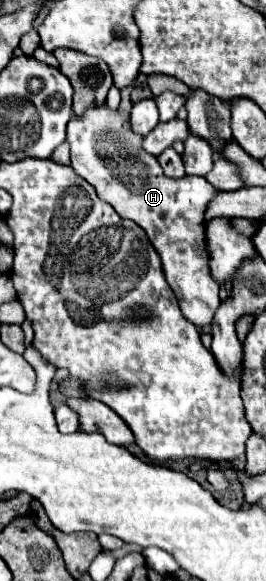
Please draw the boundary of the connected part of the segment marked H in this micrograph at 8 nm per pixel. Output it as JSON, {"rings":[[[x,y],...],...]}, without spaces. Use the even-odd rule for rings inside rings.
{"rings":[[[104,104],[104,106],[92,106],[92,108],[88,108],[88,110],[86,110],[86,112],[82,114],[82,116],[72,116],[72,118],[70,118],[70,122],[68,122],[68,138],[66,138],[66,140],[68,140],[68,144],[70,144],[70,160],[72,160],[72,168],[76,170],[76,174],[78,174],[80,178],[84,178],[84,180],[86,180],[88,184],[92,184],[92,186],[94,186],[94,190],[96,190],[96,194],[98,194],[98,198],[100,198],[100,200],[104,200],[106,204],[110,204],[110,206],[112,206],[112,208],[114,208],[114,210],[118,212],[118,216],[120,216],[120,218],[128,218],[128,220],[132,220],[132,222],[136,222],[136,224],[138,224],[138,226],[140,226],[140,228],[142,228],[142,230],[144,230],[144,232],[148,234],[148,238],[150,238],[150,242],[152,242],[152,246],[156,248],[156,252],[158,252],[158,254],[160,254],[160,258],[162,258],[162,268],[164,268],[164,274],[166,274],[166,282],[168,282],[168,284],[170,284],[170,288],[174,290],[174,294],[176,294],[176,298],[178,298],[178,304],[180,304],[180,310],[182,310],[182,314],[184,314],[184,318],[186,318],[186,320],[190,320],[190,322],[192,322],[194,326],[206,326],[206,324],[210,324],[210,322],[212,322],[212,318],[214,318],[214,314],[216,314],[216,310],[218,310],[218,306],[220,306],[220,296],[218,296],[218,290],[220,290],[220,286],[218,286],[218,284],[214,282],[214,278],[210,276],[210,268],[208,268],[208,254],[206,254],[206,246],[204,246],[204,212],[206,212],[206,206],[210,204],[210,200],[212,200],[212,198],[214,198],[214,196],[218,194],[218,188],[214,188],[214,186],[212,186],[210,182],[206,182],[206,178],[202,178],[202,176],[182,176],[182,178],[168,178],[168,176],[166,176],[166,174],[162,172],[162,166],[160,166],[160,164],[156,162],[156,156],[152,156],[152,154],[148,154],[148,152],[146,152],[146,150],[142,148],[142,140],[144,140],[144,136],[140,136],[140,134],[136,134],[136,132],[132,132],[132,128],[130,128],[130,116],[128,116],[128,114],[124,114],[124,112],[120,112],[120,110],[110,110],[110,108],[106,106],[106,104]],[[108,140],[122,140],[122,148],[124,148],[124,156],[122,156],[122,154],[120,154],[120,152],[116,150],[116,146],[112,146],[112,144],[116,144],[116,142],[108,142]],[[118,156],[122,156],[122,166],[118,166],[118,170],[116,170],[116,166],[114,166],[112,162],[114,162],[114,160],[118,162],[118,160],[120,160]]]}

